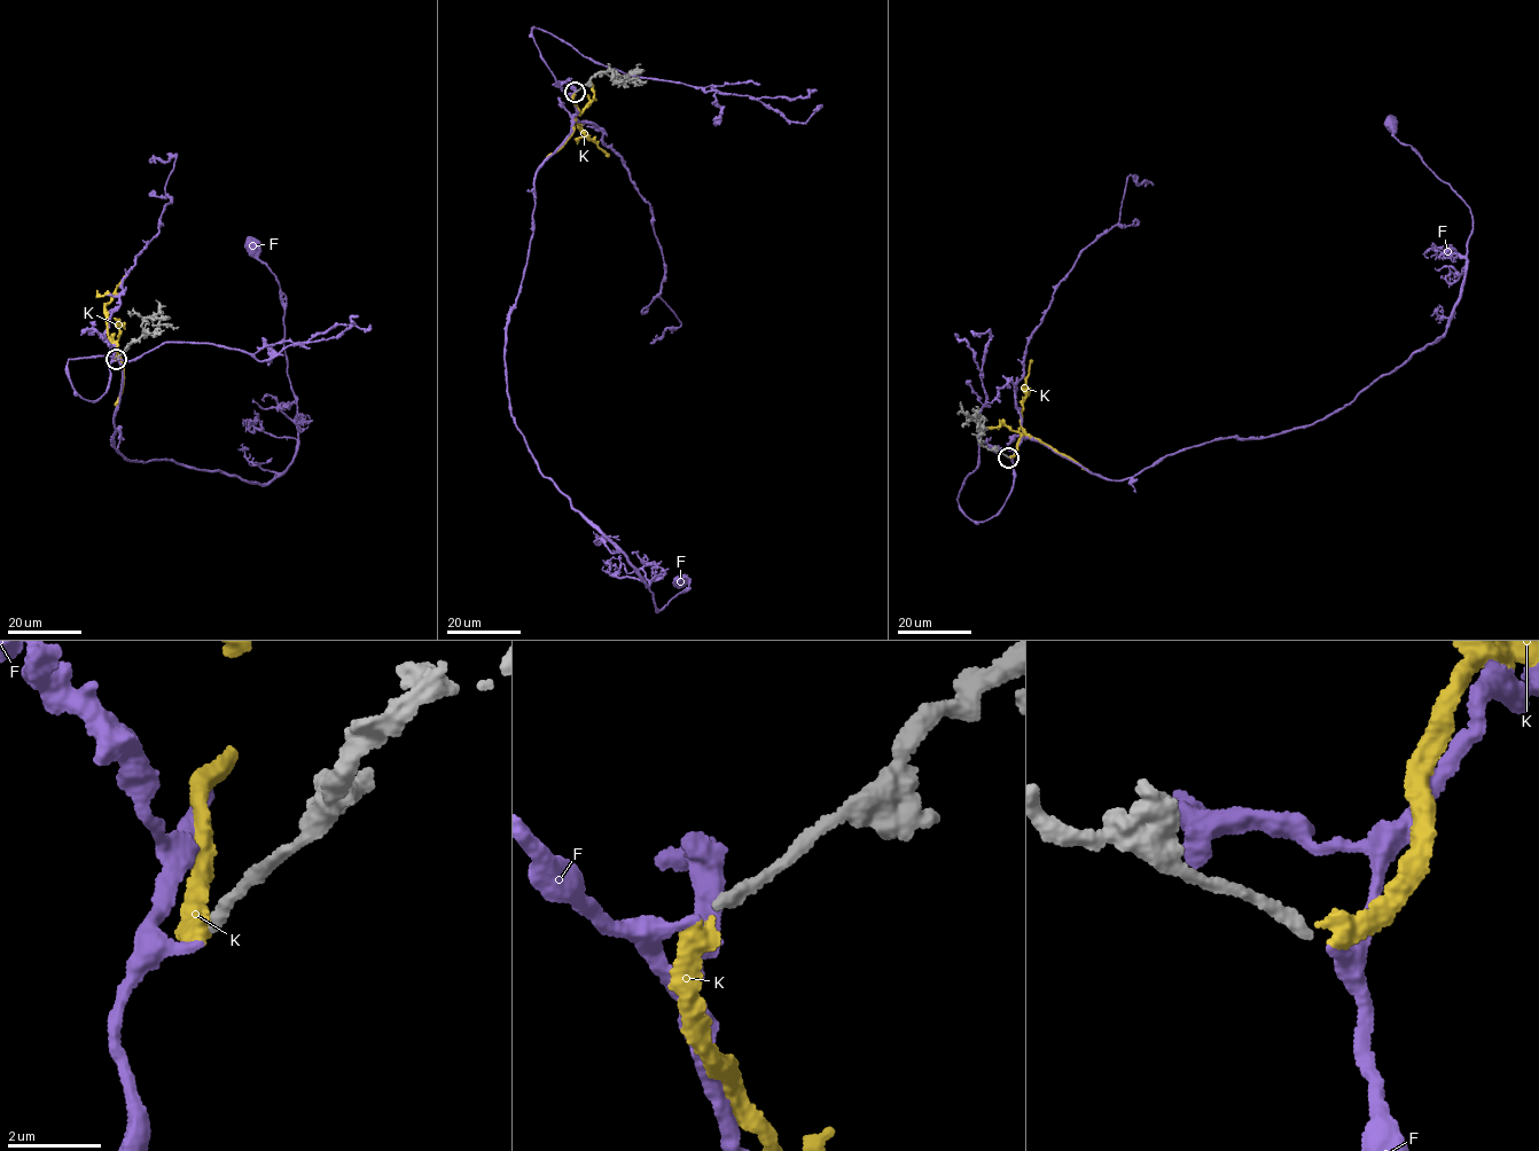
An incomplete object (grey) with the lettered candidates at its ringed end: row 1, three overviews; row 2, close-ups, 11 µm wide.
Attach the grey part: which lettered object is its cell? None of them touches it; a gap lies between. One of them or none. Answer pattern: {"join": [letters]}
{"join": ["F"]}

